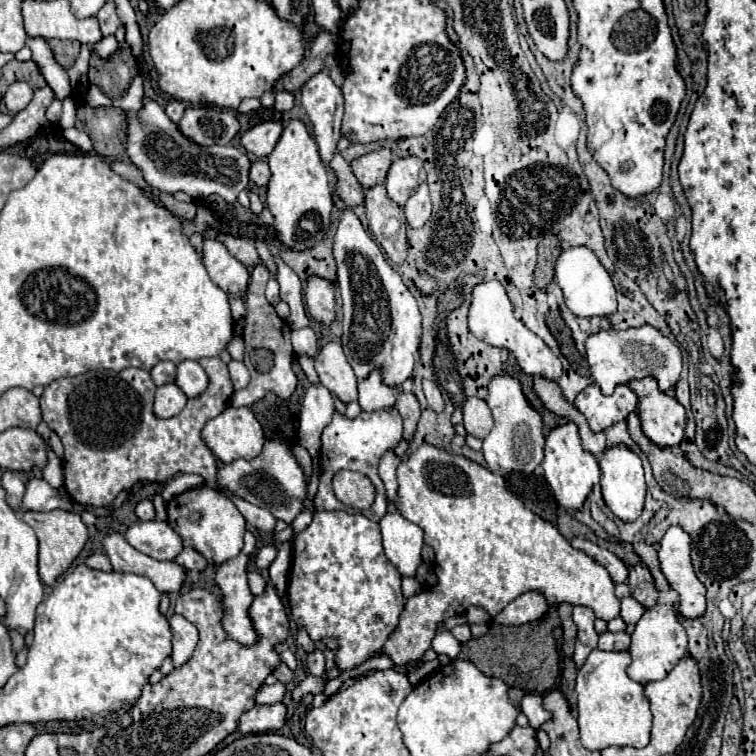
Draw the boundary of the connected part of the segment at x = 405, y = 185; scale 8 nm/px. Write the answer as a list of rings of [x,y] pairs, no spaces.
[[[405,156],[405,158],[393,160],[385,186],[387,186],[387,194],[391,196],[391,200],[403,206],[421,182],[425,182],[423,160],[417,156]]]

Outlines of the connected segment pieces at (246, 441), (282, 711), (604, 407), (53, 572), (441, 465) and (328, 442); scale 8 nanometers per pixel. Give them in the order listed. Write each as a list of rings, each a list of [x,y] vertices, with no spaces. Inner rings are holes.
[[[225,408],[217,418],[209,420],[201,432],[213,454],[231,464],[239,458],[251,460],[261,454],[265,434],[249,408]]]
[[[283,702],[277,704],[257,704],[249,712],[245,712],[239,720],[241,734],[263,734],[267,730],[279,730],[285,726],[287,706]]]
[[[591,384],[579,392],[573,404],[585,414],[591,430],[599,432],[615,422],[627,420],[627,416],[637,410],[637,402],[637,394],[627,384],[619,384],[611,396],[605,396],[597,384]]]
[[[25,510],[21,512],[21,520],[25,524],[29,524],[39,540],[39,576],[43,584],[53,584],[57,580],[57,576],[61,576],[71,564],[73,560],[79,556],[79,552],[83,550],[89,534],[87,534],[87,526],[83,524],[81,516],[75,512],[67,512],[67,510],[51,510],[51,512],[33,512],[33,510]]]
[[[423,444],[415,454],[403,460],[397,468],[399,492],[397,492],[397,508],[407,520],[415,522],[425,532],[425,544],[429,544],[435,552],[435,574],[439,578],[433,590],[423,590],[419,596],[407,600],[405,610],[401,614],[401,622],[397,630],[389,636],[383,650],[391,656],[395,666],[403,666],[411,660],[419,660],[425,650],[431,646],[433,634],[437,630],[437,622],[447,620],[453,614],[463,614],[469,606],[481,606],[491,616],[497,616],[509,602],[517,596],[541,590],[547,602],[569,602],[587,606],[595,612],[597,618],[609,622],[619,616],[621,600],[615,596],[615,582],[611,580],[605,566],[587,556],[583,550],[577,550],[565,540],[565,536],[547,520],[533,514],[525,508],[525,504],[513,496],[503,476],[469,462],[465,456],[447,454],[429,444]]]
[[[335,412],[333,414],[333,420],[325,426],[323,430],[323,436],[321,436],[321,482],[319,482],[319,492],[315,496],[315,508],[317,510],[343,510],[345,506],[335,498],[333,494],[333,486],[331,486],[331,478],[337,470],[355,470],[355,472],[361,472],[365,476],[371,478],[371,482],[375,484],[377,488],[377,496],[375,496],[375,502],[369,510],[365,510],[363,514],[369,518],[369,520],[375,520],[379,522],[385,514],[387,514],[387,496],[385,496],[385,488],[383,488],[383,482],[379,480],[379,474],[377,474],[377,456],[375,456],[375,414],[361,414],[357,418],[347,418],[345,414],[339,414]]]

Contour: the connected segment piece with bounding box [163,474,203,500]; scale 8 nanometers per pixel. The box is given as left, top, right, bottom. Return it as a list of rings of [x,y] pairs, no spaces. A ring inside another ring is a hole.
[[[181,474],[177,478],[173,478],[171,482],[167,482],[165,490],[163,490],[163,498],[165,500],[171,500],[173,496],[177,496],[179,492],[185,492],[185,490],[191,490],[191,488],[197,488],[203,484],[203,478],[197,476],[197,474]]]

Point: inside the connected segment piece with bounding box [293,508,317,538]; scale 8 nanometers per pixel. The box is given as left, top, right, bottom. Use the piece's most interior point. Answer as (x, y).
(302, 521)

